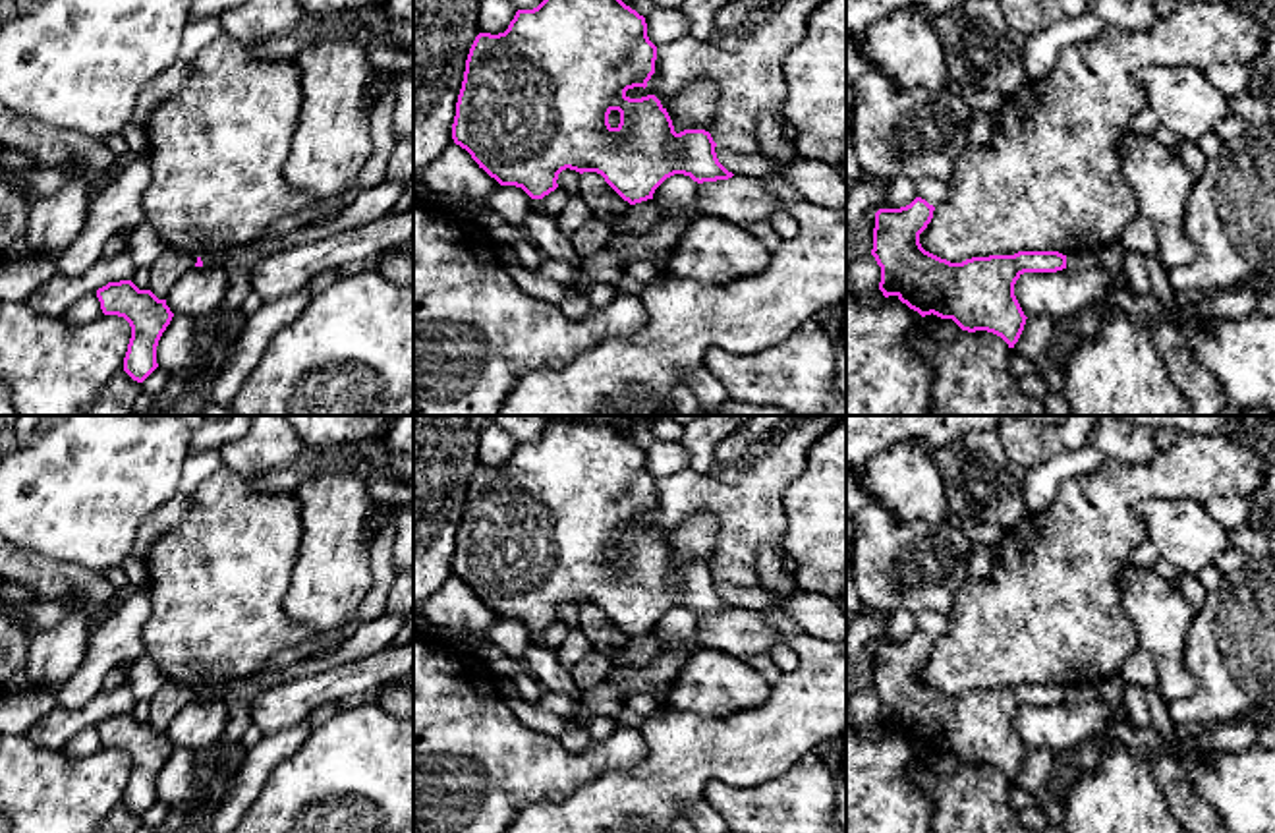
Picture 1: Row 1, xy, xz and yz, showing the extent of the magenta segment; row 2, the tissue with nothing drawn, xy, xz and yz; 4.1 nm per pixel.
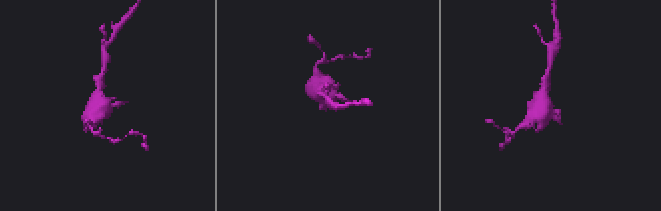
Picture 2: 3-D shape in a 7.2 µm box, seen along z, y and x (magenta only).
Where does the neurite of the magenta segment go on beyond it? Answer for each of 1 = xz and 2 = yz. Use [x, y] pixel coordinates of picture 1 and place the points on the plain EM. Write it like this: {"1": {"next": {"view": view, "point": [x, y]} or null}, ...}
{"1": {"next": null}, "2": {"next": null}}

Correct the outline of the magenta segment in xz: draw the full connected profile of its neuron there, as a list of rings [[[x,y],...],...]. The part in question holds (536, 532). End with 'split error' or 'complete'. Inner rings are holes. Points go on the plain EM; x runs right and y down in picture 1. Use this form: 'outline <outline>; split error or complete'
outline [[[551,419],[537,441],[518,443],[504,466],[475,470],[456,535],[452,572],[500,618],[522,620],[531,632],[554,624],[558,607],[566,601],[601,607],[630,638],[653,632],[655,622],[674,607],[690,609],[697,617],[732,611],[734,607],[719,595],[717,576],[709,564],[676,566],[655,528],[641,531],[626,528],[628,522],[647,520],[655,506],[655,493],[657,479],[647,470],[645,450],[626,439],[618,427]]]; complete

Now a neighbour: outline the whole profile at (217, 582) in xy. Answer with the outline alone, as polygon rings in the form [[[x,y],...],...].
[[[224,466],[189,497],[189,508],[182,522],[160,533],[145,553],[151,601],[151,613],[143,628],[145,655],[158,665],[164,678],[201,690],[253,678],[267,669],[269,659],[278,651],[309,642],[315,636],[313,630],[296,624],[284,611],[284,597],[299,553],[301,508],[296,495],[284,491],[263,493],[253,479],[245,479]]]

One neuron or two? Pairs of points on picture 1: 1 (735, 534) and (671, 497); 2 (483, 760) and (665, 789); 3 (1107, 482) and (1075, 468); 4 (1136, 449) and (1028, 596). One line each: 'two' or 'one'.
1: one
2: two
3: two
4: two

